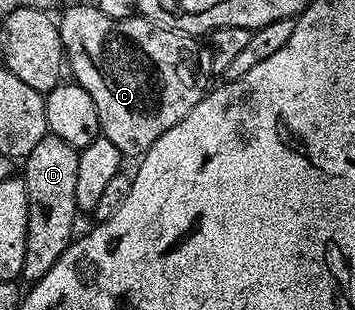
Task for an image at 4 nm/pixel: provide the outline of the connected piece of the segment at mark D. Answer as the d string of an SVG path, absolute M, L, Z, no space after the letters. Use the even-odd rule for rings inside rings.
M48 132L21 162L21 177L27 189L27 255L23 261L22 281L34 284L57 264L73 241L75 193L79 150ZM23 170L23 171L22 171Z

